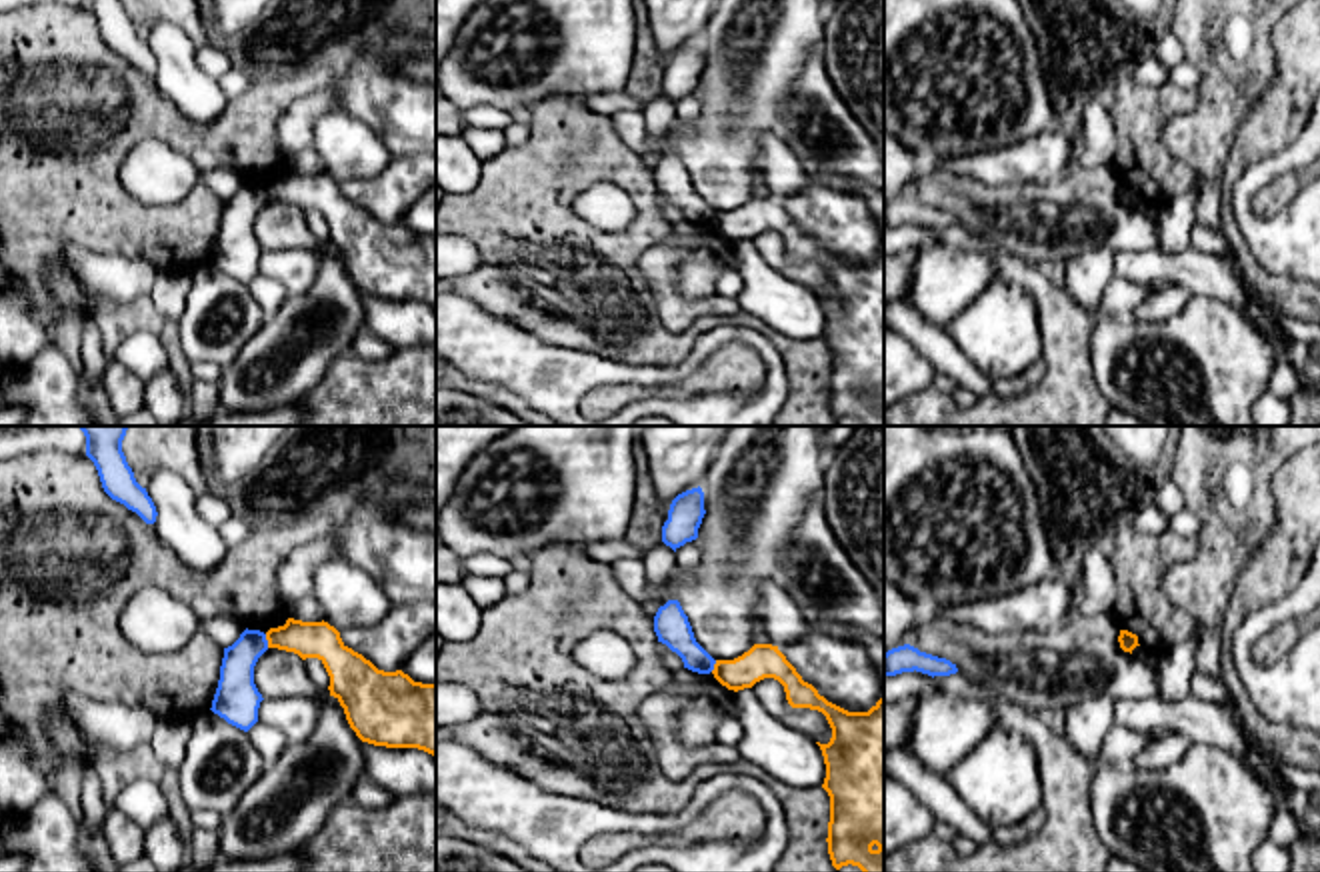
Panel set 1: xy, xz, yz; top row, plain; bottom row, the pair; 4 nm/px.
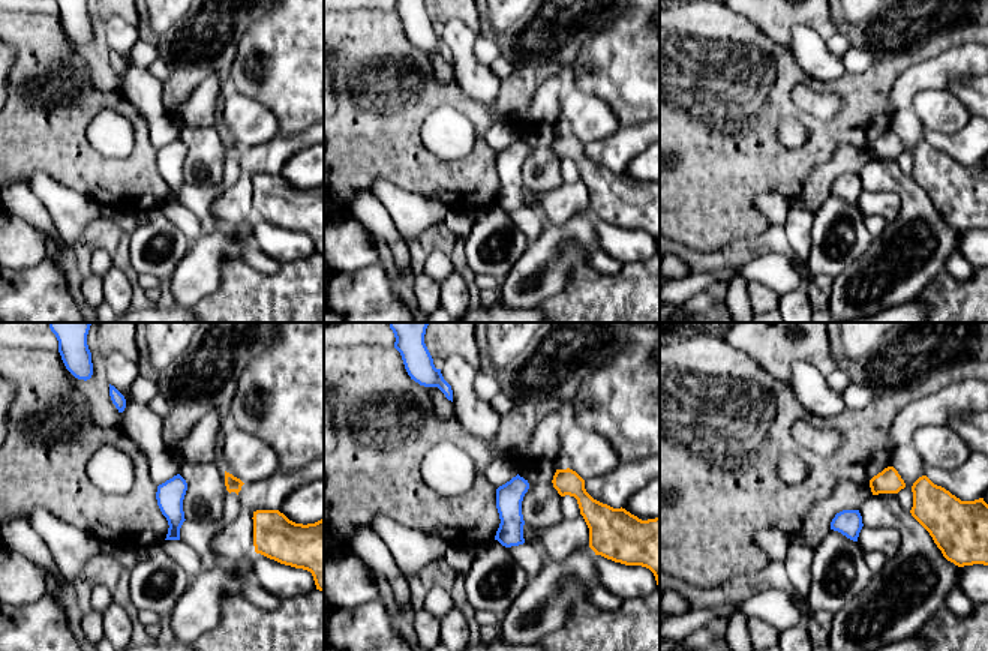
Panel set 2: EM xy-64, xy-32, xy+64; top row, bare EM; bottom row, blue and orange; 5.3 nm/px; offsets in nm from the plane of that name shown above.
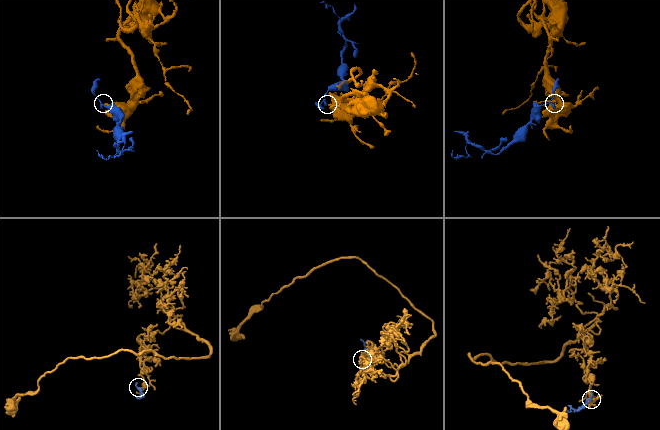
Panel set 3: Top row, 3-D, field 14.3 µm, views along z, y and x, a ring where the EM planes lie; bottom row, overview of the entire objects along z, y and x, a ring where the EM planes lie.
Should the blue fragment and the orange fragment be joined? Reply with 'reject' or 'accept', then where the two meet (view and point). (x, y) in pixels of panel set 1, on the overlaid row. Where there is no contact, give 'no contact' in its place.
reject | xy (266, 640)

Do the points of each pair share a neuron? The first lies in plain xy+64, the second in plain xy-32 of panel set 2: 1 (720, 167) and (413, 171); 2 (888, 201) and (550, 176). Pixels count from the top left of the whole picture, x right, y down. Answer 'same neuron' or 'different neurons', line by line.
1: same neuron
2: different neurons

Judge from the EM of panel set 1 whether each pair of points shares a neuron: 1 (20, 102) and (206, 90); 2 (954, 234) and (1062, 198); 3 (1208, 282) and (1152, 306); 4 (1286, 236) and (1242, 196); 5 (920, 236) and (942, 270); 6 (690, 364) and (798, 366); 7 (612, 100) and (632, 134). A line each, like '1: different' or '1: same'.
1: different
2: different
3: different
4: same
5: different
6: different
7: different

